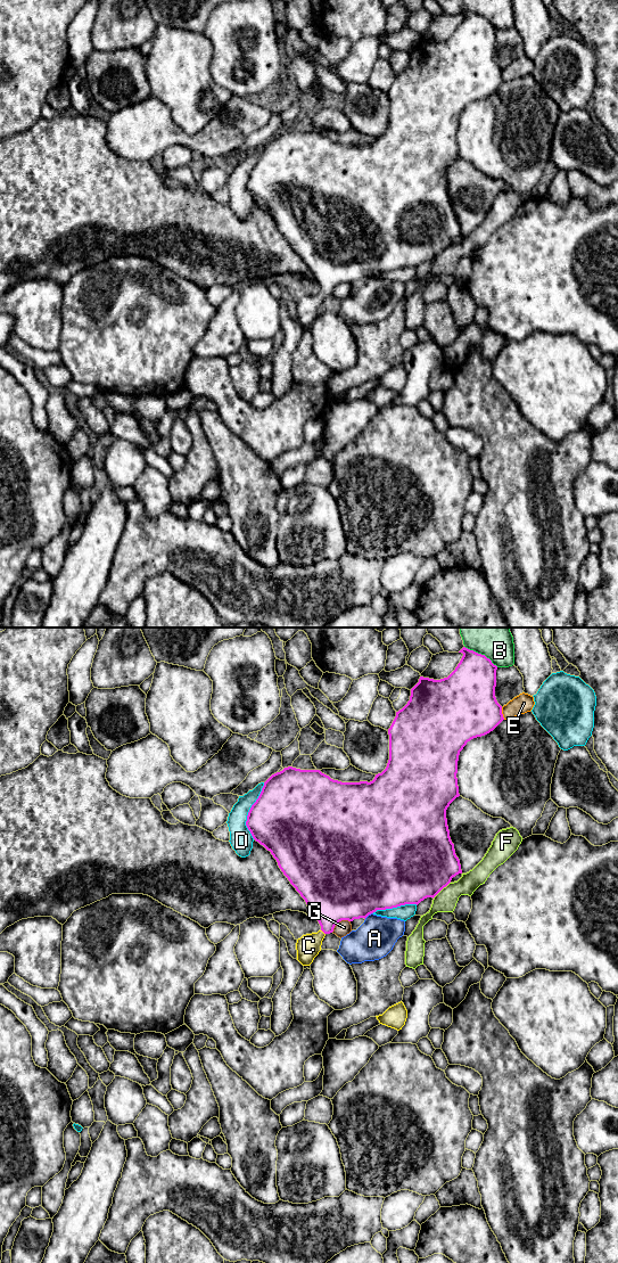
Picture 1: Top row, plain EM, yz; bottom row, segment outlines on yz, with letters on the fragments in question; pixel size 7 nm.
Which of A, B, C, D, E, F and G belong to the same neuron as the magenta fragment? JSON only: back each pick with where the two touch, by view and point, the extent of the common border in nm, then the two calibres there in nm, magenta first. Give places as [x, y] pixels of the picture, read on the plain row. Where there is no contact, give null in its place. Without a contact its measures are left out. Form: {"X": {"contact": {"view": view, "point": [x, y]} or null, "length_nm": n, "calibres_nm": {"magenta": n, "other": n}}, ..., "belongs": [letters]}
{"C": {"contact": {"view": "yz", "point": [322, 293]}, "length_nm": 50, "calibres_nm": {"magenta": 340, "other": 170}}, "belongs": ["C"]}

